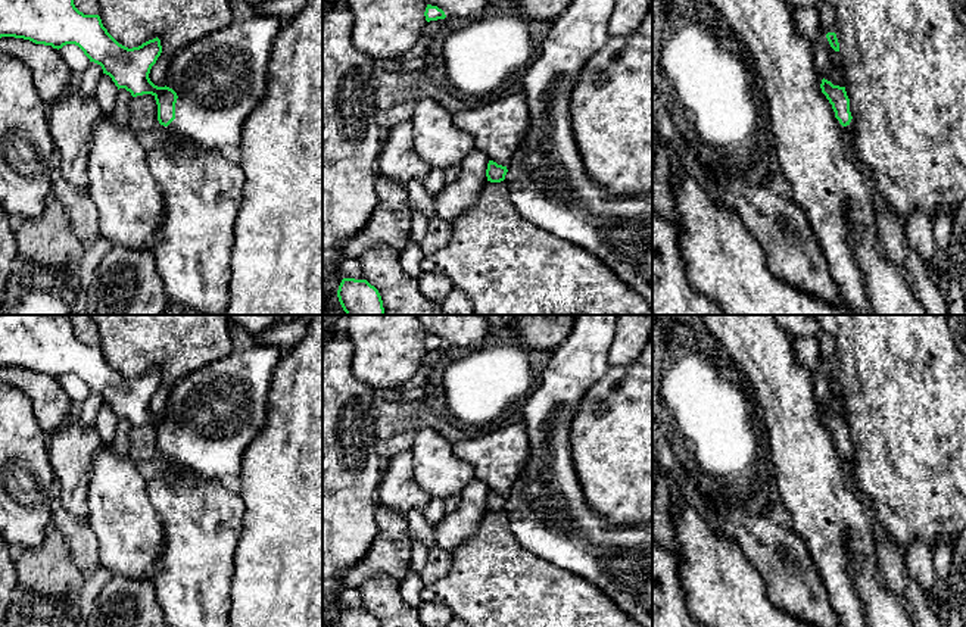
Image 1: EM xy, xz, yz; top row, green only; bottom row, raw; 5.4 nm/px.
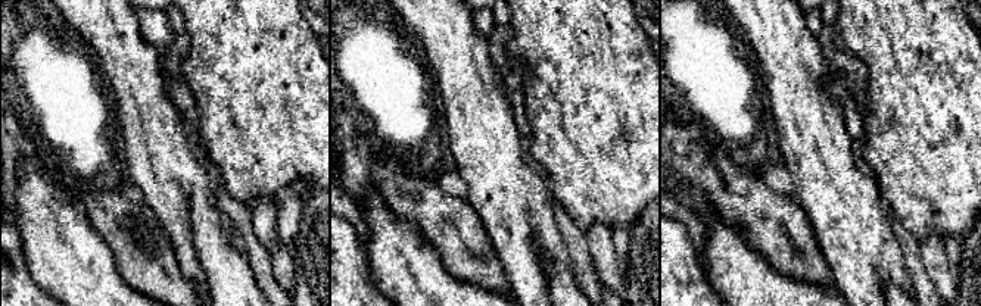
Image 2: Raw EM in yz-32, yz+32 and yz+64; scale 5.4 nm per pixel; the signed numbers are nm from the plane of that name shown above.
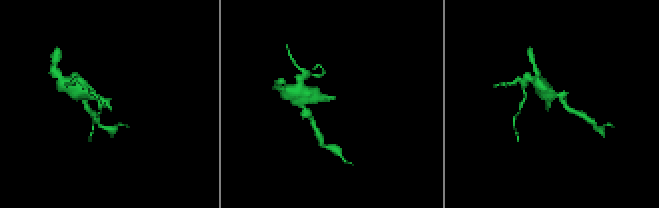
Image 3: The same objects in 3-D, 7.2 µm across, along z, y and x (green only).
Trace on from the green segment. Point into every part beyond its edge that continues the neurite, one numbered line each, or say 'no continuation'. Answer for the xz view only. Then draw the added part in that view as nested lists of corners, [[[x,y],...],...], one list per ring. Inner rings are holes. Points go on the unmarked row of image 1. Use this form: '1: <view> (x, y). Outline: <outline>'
1: xz (548, 514). Outline: [[[577,315],[568,337],[552,352],[539,386],[523,409],[529,462],[510,489],[504,512],[526,550],[586,578],[642,627],[652,627],[652,522],[605,522],[585,499],[570,443],[580,400],[610,368],[608,350],[617,316]]]

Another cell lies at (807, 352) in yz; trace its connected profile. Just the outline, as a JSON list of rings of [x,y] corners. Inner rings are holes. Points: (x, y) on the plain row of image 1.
[[[795,337],[792,339],[792,349],[797,362],[810,372],[816,371],[822,362],[822,353],[816,337]]]

